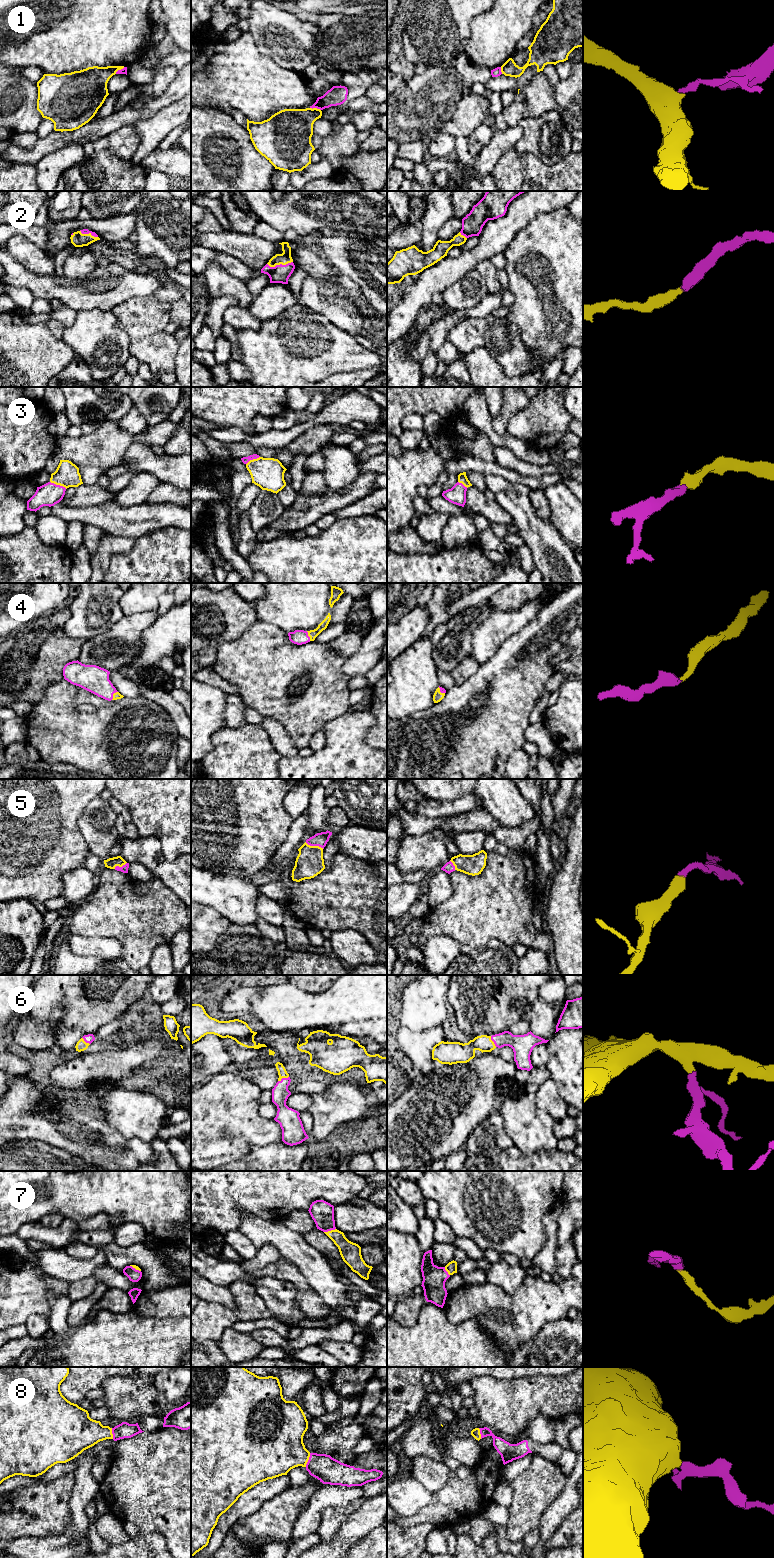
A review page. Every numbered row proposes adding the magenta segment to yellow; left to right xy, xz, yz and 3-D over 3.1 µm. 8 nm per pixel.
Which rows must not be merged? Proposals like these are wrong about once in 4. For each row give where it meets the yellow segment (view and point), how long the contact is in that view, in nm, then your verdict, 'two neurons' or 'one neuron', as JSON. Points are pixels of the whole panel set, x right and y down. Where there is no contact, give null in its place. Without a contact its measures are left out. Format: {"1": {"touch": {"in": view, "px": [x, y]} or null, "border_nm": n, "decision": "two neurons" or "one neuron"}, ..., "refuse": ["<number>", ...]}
{"1": {"touch": {"in": "xz", "px": [315, 108]}, "border_nm": 90, "decision": "two neurons"}, "2": {"touch": {"in": "xz", "px": [279, 264]}, "border_nm": 200, "decision": "one neuron"}, "3": {"touch": {"in": "xy", "px": [58, 484]}, "border_nm": 150, "decision": "one neuron"}, "4": {"touch": {"in": "xy", "px": [113, 695]}, "border_nm": 90, "decision": "one neuron"}, "5": {"touch": {"in": "xz", "px": [314, 846]}, "border_nm": 160, "decision": "one neuron"}, "6": {"touch": {"in": "xz", "px": [283, 1077]}, "border_nm": 100, "decision": "one neuron"}, "7": {"touch": {"in": "xz", "px": [329, 1231]}, "border_nm": 100, "decision": "one neuron"}, "8": {"touch": {"in": "xz", "px": [308, 1459]}, "border_nm": 120, "decision": "one neuron"}, "refuse": ["1"]}

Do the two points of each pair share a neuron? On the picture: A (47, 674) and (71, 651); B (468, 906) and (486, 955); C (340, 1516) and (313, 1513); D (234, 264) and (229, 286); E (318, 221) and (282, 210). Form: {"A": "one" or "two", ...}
{"A": "one", "B": "two", "C": "two", "D": "two", "E": "one"}

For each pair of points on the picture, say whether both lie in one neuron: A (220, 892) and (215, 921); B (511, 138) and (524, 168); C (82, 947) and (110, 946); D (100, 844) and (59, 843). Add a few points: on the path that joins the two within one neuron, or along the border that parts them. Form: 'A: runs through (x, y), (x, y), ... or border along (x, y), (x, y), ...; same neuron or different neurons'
A: border along (201, 902), (212, 906), (232, 923); different neurons
B: border along (513, 146), (509, 147), (496, 163); different neurons
C: runs through (89, 947), (103, 947); same neuron
D: border along (77, 822), (79, 832), (89, 850); different neurons

